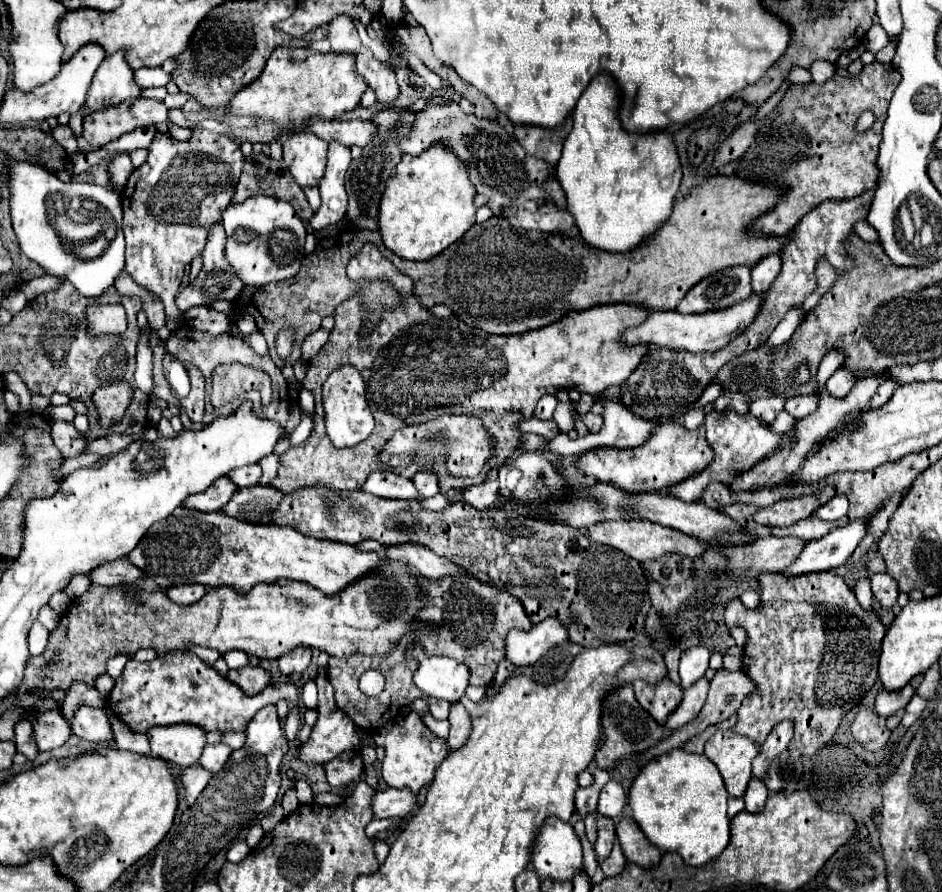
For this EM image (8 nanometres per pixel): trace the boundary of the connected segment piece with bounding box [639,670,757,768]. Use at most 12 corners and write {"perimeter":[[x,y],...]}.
{"perimeter":[[719,670],[701,712],[667,740],[645,750],[649,760],[685,744],[737,712],[757,690],[743,670]]}

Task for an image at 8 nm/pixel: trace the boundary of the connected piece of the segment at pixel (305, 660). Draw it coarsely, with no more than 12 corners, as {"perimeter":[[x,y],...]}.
{"perimeter":[[309,648],[279,656],[283,674],[301,674],[311,664]]}

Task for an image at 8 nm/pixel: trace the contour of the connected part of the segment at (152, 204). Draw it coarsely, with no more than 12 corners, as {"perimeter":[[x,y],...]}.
{"perimeter":[[219,122],[159,134],[121,194],[125,270],[171,332],[185,266],[245,156]]}

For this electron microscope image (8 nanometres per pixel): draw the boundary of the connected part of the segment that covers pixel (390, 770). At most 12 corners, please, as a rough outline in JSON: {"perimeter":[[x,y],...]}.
{"perimeter":[[411,710],[381,726],[383,780],[419,794],[449,754]]}

